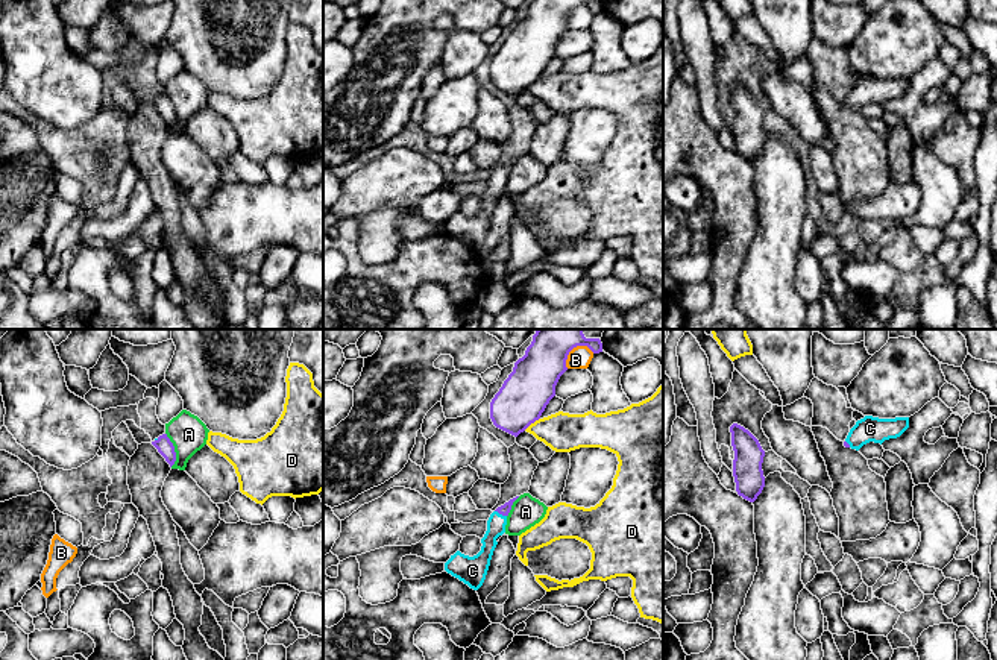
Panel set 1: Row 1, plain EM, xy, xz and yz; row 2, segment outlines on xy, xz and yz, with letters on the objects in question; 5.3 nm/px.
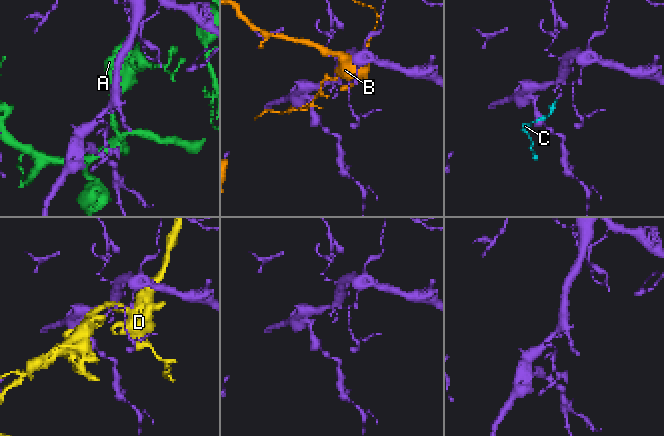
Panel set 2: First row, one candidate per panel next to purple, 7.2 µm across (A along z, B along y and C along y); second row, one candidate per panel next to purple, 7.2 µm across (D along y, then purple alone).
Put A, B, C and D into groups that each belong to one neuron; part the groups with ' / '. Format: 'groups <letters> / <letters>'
groups A / B / C / D

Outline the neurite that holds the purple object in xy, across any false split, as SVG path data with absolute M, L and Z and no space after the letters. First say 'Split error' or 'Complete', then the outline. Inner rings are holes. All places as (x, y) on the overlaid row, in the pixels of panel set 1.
Complete. M167 434L159 435L155 442L152 442L152 445L158 449L158 452L165 458L165 461L171 467L176 461L176 452Z

